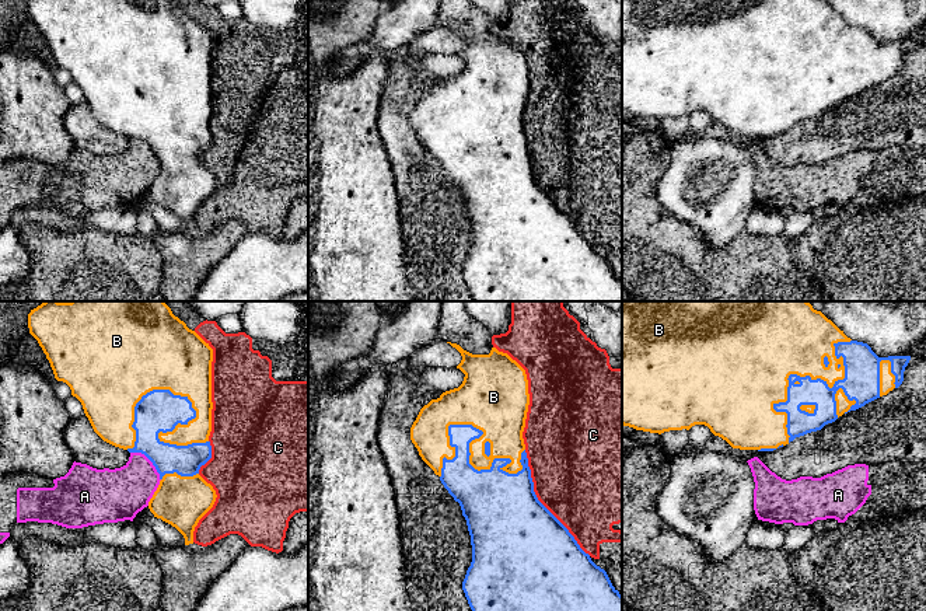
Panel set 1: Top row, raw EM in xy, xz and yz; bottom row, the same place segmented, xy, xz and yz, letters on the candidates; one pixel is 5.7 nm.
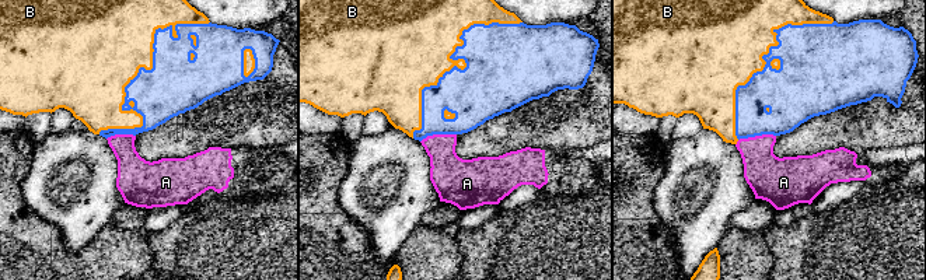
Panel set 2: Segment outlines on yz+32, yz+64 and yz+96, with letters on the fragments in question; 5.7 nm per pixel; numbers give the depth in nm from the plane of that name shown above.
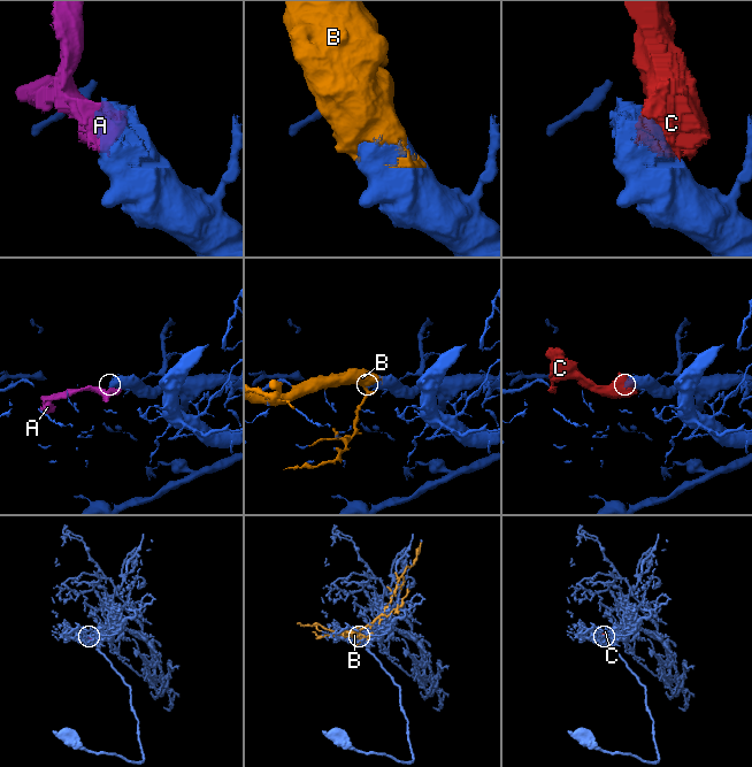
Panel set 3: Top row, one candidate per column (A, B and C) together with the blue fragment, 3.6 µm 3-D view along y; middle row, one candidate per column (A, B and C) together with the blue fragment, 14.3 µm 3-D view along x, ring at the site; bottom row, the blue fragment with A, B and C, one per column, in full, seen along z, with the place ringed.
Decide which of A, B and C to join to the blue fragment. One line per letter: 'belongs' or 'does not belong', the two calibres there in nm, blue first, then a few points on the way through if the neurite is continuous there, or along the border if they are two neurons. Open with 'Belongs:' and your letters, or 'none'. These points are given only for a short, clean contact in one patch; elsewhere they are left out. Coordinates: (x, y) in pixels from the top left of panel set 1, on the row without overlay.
Belongs: B
A: does not belong; calibres 200 and 280 nm
B: belongs; calibres 380 and 190 nm
C: does not belong; calibres 500 and 480 nm

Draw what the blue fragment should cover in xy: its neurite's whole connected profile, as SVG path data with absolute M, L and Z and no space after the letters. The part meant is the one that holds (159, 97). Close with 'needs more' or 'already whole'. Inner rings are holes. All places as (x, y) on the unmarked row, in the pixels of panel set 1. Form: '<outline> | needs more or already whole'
M28 0L29 20L38 27L46 45L50 49L55 64L66 69L71 81L76 83L84 95L94 118L106 129L127 136L129 139L144 140L160 160L160 171L148 188L154 203L175 213L185 224L185 231L193 230L193 217L199 206L213 193L216 177L200 161L199 156L212 144L209 122L212 118L212 48L213 35L195 17L174 0Z | needs more

